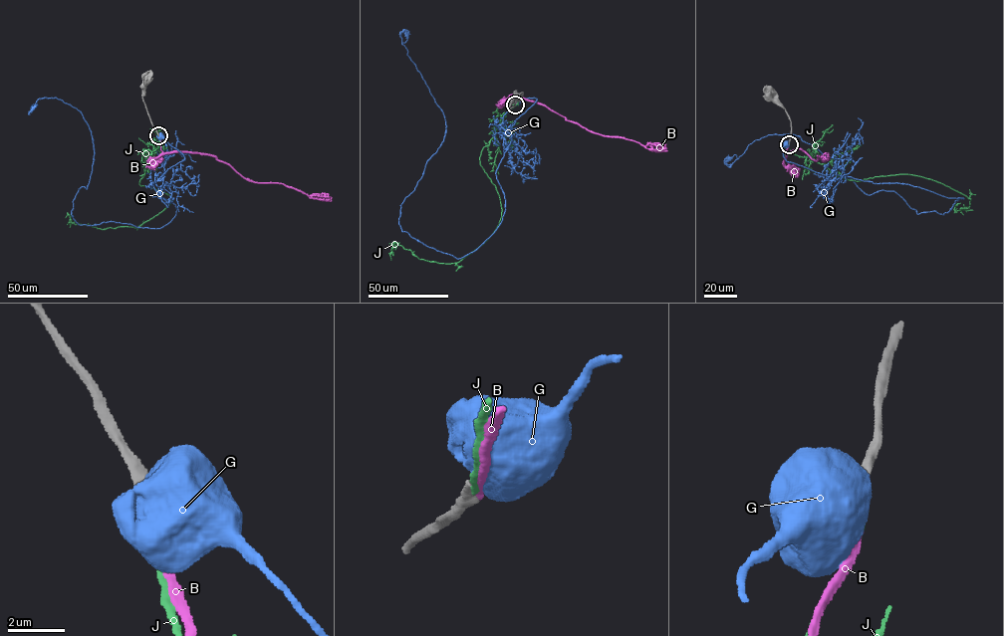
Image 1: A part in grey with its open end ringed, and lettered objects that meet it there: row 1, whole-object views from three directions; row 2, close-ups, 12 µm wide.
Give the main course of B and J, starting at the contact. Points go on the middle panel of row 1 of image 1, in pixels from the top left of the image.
B: (515, 105), (515, 97), (521, 97), (544, 105), (590, 130), (625, 137), (648, 148), (666, 148)
J: (515, 105), (518, 98), (481, 152), (502, 209), (494, 232), (455, 263), (420, 259), (394, 242), (390, 260)

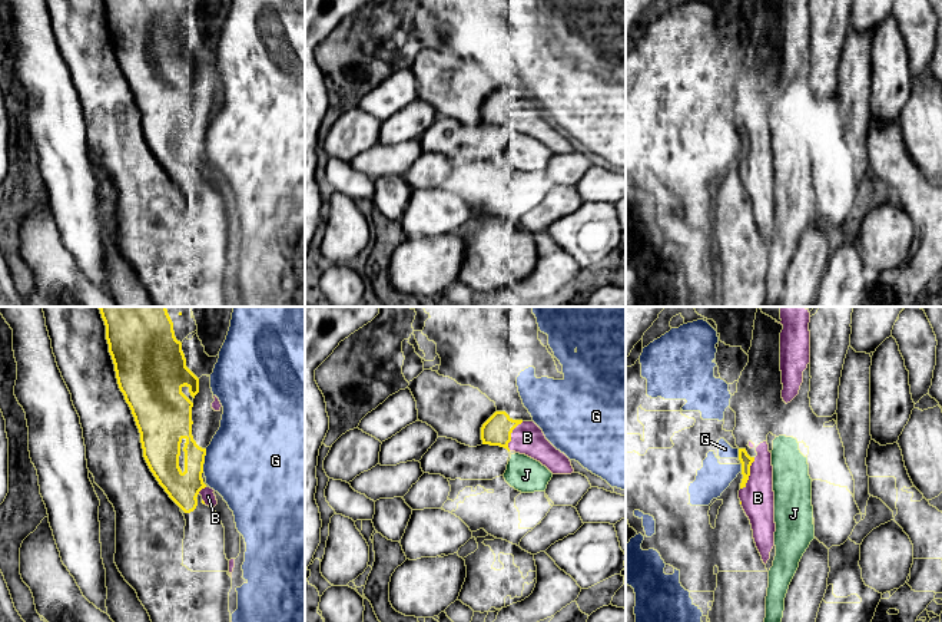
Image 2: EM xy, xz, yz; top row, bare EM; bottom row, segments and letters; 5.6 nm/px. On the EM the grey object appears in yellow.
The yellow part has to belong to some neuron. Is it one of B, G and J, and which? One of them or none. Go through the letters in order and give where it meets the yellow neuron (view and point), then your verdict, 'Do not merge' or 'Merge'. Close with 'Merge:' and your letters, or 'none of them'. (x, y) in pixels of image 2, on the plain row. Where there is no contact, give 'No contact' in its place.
B: Touches yellow at yz (749, 152). Merge
G: Touches yellow at xy (205, 134). Do not merge
J: No contact. Do not merge
Merge: B

